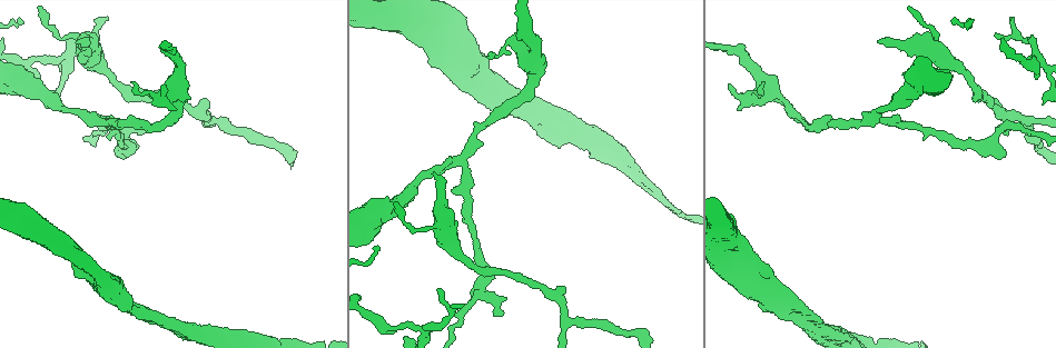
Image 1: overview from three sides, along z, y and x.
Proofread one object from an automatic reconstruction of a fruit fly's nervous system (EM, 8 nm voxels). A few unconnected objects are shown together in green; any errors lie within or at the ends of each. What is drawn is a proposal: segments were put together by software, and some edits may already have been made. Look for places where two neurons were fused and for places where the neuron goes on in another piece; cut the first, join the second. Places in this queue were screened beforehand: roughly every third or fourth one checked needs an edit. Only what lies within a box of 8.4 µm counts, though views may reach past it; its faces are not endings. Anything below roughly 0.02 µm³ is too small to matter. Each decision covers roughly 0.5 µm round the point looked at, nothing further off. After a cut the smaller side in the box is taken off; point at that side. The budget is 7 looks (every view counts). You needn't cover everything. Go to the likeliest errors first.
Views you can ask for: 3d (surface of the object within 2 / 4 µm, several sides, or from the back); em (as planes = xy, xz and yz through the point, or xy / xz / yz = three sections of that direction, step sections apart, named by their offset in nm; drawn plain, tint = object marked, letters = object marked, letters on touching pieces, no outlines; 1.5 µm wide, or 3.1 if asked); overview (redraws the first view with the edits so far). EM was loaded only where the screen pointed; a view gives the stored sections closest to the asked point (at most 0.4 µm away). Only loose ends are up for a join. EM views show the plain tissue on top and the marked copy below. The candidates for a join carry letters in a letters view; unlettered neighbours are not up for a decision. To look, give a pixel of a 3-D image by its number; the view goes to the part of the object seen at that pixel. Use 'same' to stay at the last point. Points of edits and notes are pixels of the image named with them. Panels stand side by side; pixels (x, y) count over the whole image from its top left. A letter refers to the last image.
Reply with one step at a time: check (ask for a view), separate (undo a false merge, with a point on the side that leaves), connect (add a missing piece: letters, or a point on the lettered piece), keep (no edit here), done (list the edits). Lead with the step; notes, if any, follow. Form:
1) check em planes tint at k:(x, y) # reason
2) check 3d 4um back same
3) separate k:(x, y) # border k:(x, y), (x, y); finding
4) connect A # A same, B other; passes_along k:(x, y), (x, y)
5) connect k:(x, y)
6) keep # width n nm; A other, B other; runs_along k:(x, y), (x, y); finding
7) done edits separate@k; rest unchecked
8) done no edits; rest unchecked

check em planes tint at 1:(747, 260) # thick turns thin

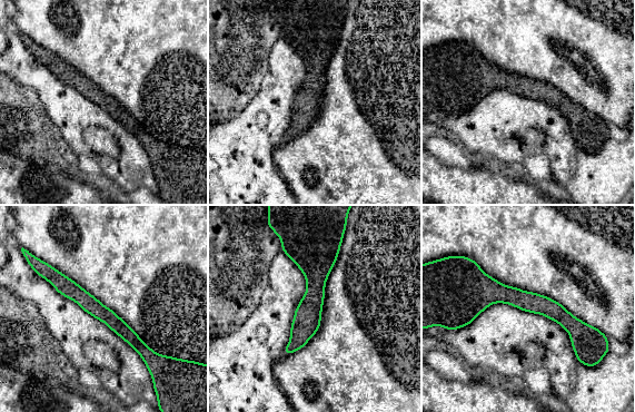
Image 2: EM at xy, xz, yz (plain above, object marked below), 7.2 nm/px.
check em planes letters same

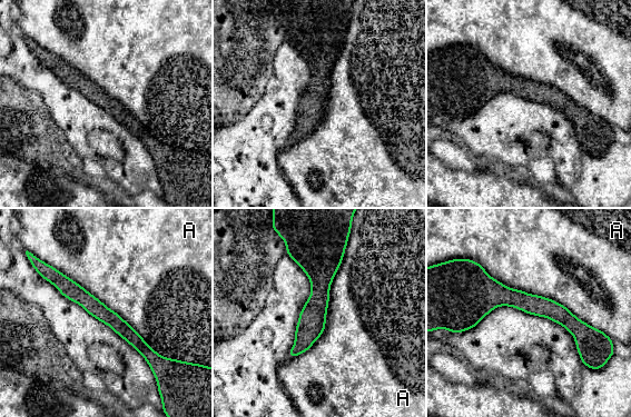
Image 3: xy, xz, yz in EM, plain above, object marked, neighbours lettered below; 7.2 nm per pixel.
keep # A other; runs_along 3:(52, 276), (115, 320), (156, 358); one neuron here

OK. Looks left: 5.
check em planes tint at 1:(747, 56) # calibre changes

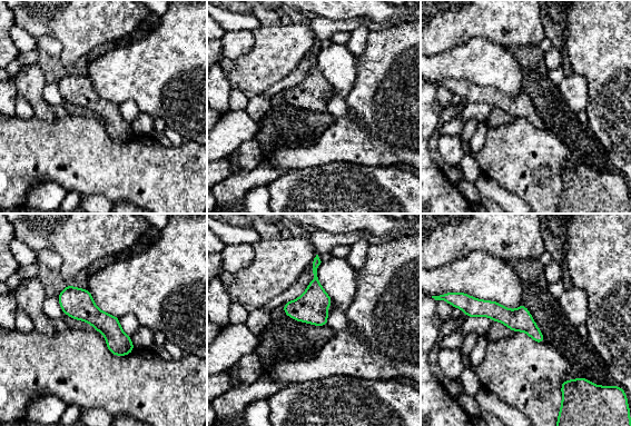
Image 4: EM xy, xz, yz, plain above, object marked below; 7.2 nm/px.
check em planes letters same # see the neighbours

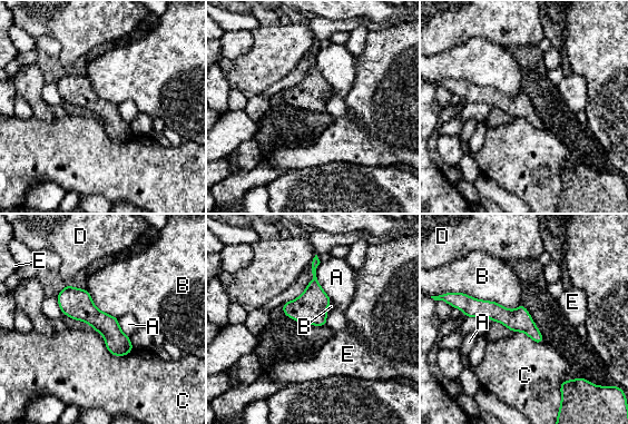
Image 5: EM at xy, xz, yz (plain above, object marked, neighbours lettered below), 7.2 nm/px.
keep # longest_contact B 480 nm; A other, B other, C other, D other, E other; border 5:(94, 328), (110, 353), (133, 351); one neuron here

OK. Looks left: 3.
check em yz step 4 letters at 1:(904, 97) # sudden change in width

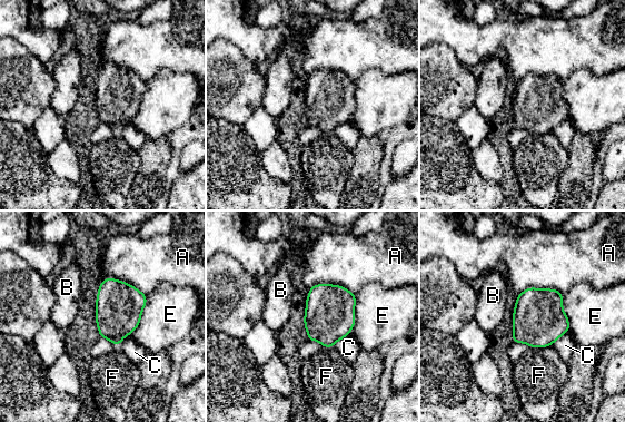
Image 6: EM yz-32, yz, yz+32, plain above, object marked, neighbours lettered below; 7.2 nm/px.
keep # A other, B other, C other, E other, F other; border 6:(146, 295), (138, 326), (121, 340); one neuron here

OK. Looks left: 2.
done no edits; rest unchecked

